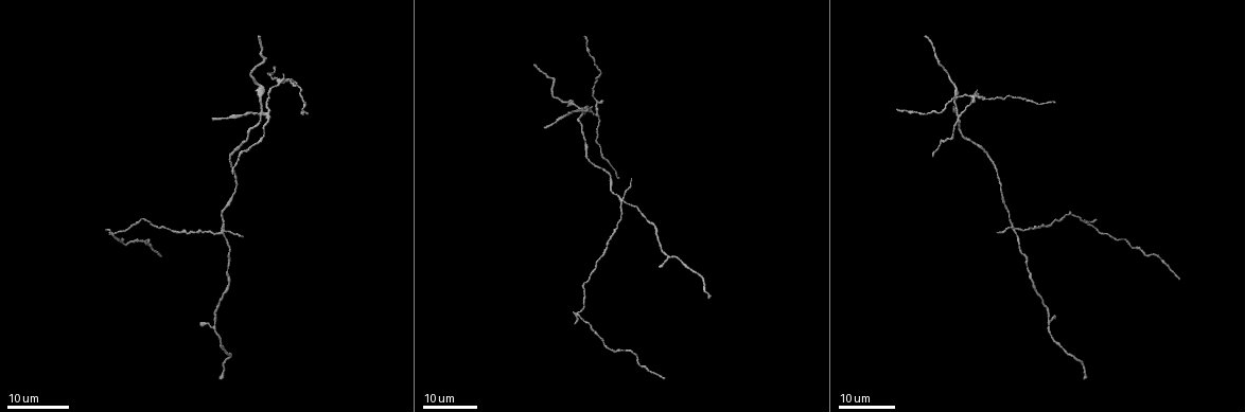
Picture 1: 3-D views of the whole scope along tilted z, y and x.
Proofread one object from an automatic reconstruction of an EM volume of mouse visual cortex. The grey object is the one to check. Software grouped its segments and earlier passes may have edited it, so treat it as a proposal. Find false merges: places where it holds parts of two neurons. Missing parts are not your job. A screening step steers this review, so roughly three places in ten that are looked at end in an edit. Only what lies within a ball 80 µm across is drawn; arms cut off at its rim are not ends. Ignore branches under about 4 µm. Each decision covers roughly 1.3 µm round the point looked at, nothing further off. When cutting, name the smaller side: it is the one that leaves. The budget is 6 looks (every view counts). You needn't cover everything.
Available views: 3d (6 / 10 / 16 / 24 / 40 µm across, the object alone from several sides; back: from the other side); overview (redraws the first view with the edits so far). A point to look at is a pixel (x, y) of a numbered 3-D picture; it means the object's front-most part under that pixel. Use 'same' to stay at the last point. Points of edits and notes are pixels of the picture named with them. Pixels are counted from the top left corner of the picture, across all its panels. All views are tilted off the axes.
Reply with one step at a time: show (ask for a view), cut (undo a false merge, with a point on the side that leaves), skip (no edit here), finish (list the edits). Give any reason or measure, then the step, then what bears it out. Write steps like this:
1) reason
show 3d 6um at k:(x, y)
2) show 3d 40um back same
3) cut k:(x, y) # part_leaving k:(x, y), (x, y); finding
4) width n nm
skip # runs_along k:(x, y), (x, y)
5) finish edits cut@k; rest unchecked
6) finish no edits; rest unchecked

narrows sharply
show 3d 24um at 1:(1049, 318)

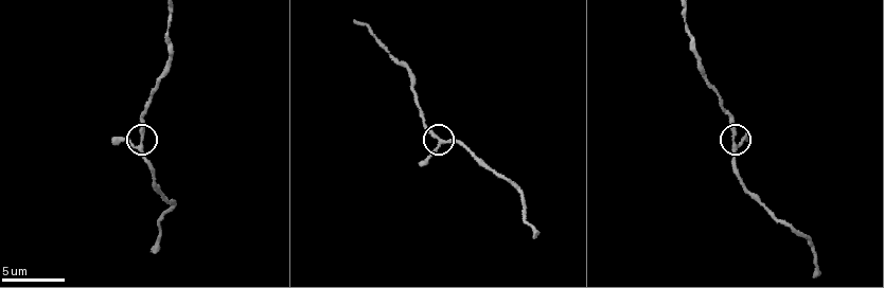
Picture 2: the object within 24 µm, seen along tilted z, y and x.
show 3d 6um at 2:(143, 141)

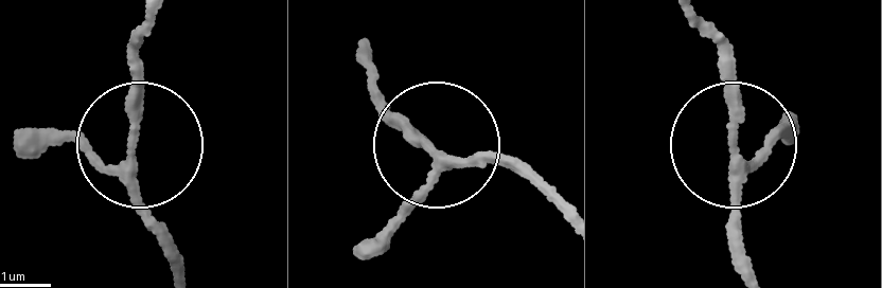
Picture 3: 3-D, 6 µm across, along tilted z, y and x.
width 170 nm
skip # runs_along 3:(368, 51), (416, 134), (521, 173); continuous, no second neuron

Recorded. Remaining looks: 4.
four-way junction
show 3d 16um at 1:(220, 234)

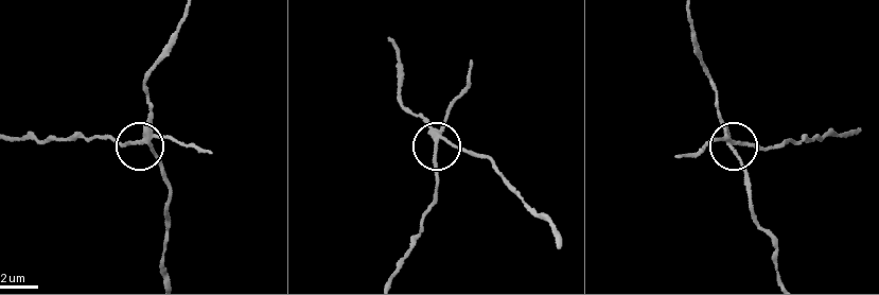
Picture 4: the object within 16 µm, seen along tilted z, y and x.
show 3d 6um at 4:(732, 144)

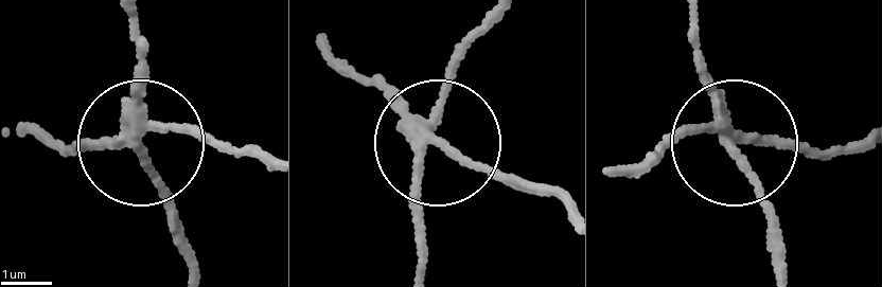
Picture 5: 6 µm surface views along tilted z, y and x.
arms 4
cut 5:(195, 131) # part_leaving 5:(127, 133), (64, 142), (43, 129); two neurons meet here

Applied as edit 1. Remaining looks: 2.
four or more arms meet
show 3d 16um at 1:(958, 116)

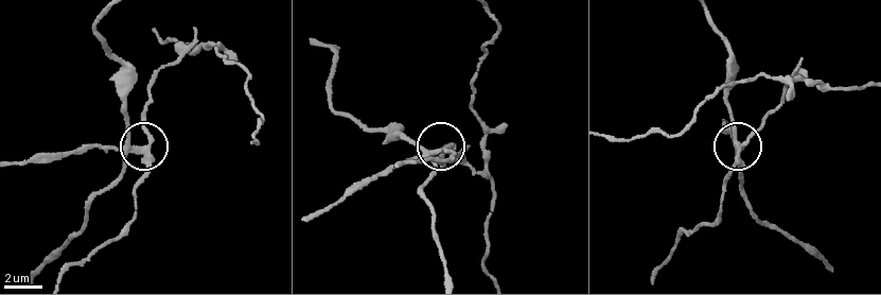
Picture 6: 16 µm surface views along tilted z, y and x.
closer look
show 3d 10um at 6:(137, 150)

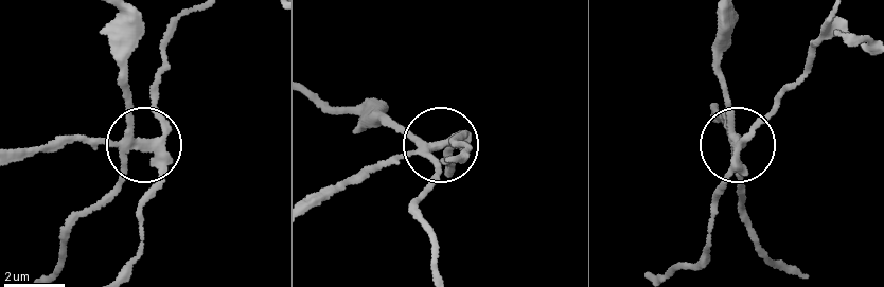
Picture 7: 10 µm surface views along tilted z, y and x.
width 270 nm
cut 7:(152, 111) # part_leaving 7:(130, 142), (161, 131), (159, 71), (172, 27), (186, 15); two neurons meet here

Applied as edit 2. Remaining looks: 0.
finish edits cut@5, cut@7; rest unchecked

